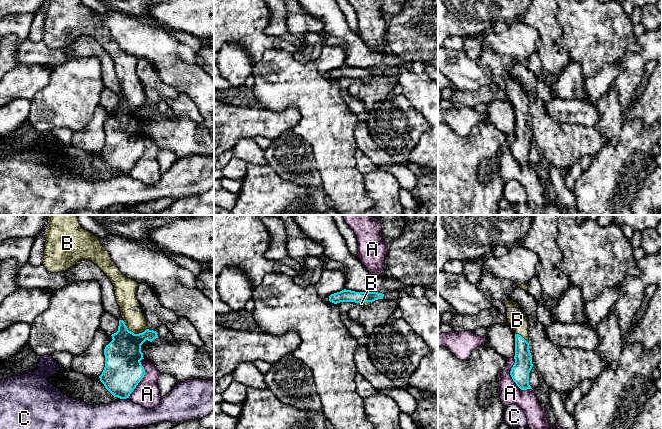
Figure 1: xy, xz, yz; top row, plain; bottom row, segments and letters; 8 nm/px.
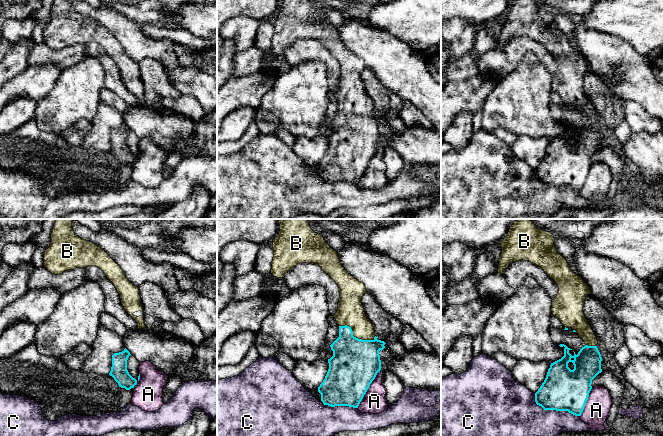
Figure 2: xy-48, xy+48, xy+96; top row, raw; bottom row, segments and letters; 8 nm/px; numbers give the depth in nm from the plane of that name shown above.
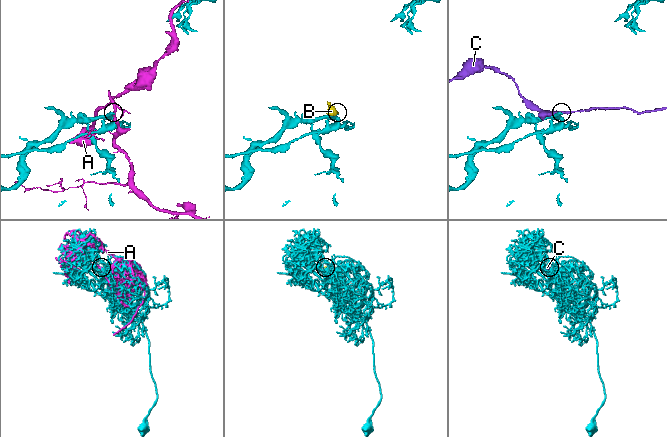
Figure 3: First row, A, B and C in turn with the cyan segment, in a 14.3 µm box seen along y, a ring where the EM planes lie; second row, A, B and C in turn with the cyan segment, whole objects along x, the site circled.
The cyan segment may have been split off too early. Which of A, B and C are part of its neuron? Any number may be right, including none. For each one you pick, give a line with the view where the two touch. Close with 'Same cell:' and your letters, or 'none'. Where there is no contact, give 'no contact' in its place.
B: meets cyan in xy
Same cell: B

